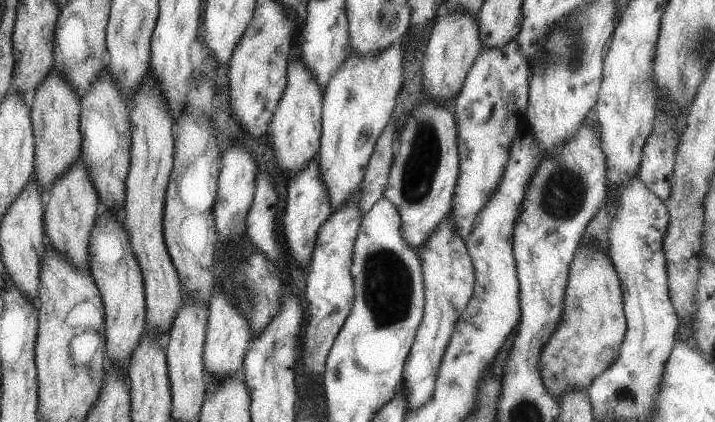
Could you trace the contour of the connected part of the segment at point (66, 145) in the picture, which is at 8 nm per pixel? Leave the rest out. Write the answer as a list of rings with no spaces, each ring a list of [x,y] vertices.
[[[52,71],[30,96],[28,105],[35,143],[32,176],[46,193],[56,178],[78,159],[81,144],[79,97],[61,76]]]

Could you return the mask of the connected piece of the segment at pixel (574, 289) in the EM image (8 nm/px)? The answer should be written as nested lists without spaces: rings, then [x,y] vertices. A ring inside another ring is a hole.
[[[581,242],[573,255],[568,268],[562,311],[557,326],[550,339],[542,346],[538,356],[537,368],[545,388],[558,399],[563,393],[572,389],[586,388],[593,379],[601,374],[618,357],[621,341],[626,331],[626,318],[622,309],[622,292],[619,277],[611,264],[607,253],[603,253],[595,244],[585,247]]]

